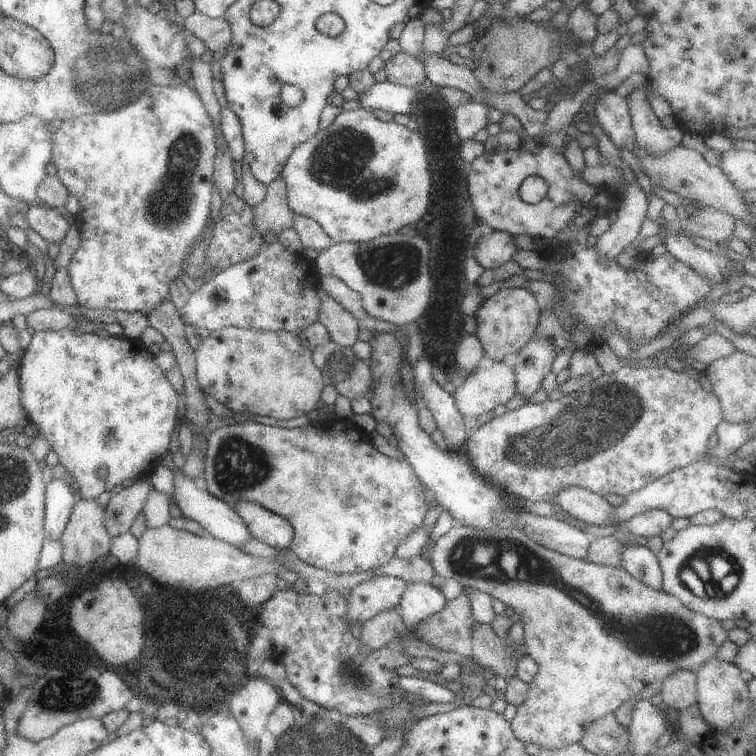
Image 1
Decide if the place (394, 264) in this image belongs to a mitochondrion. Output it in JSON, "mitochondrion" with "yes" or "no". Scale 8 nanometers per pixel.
{"mitochondrion":"yes"}

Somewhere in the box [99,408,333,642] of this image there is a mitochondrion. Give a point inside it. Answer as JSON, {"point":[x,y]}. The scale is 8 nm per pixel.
{"point":[239,465]}

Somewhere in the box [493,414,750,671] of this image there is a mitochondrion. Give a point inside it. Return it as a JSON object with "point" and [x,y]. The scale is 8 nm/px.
{"point":[712,573]}

